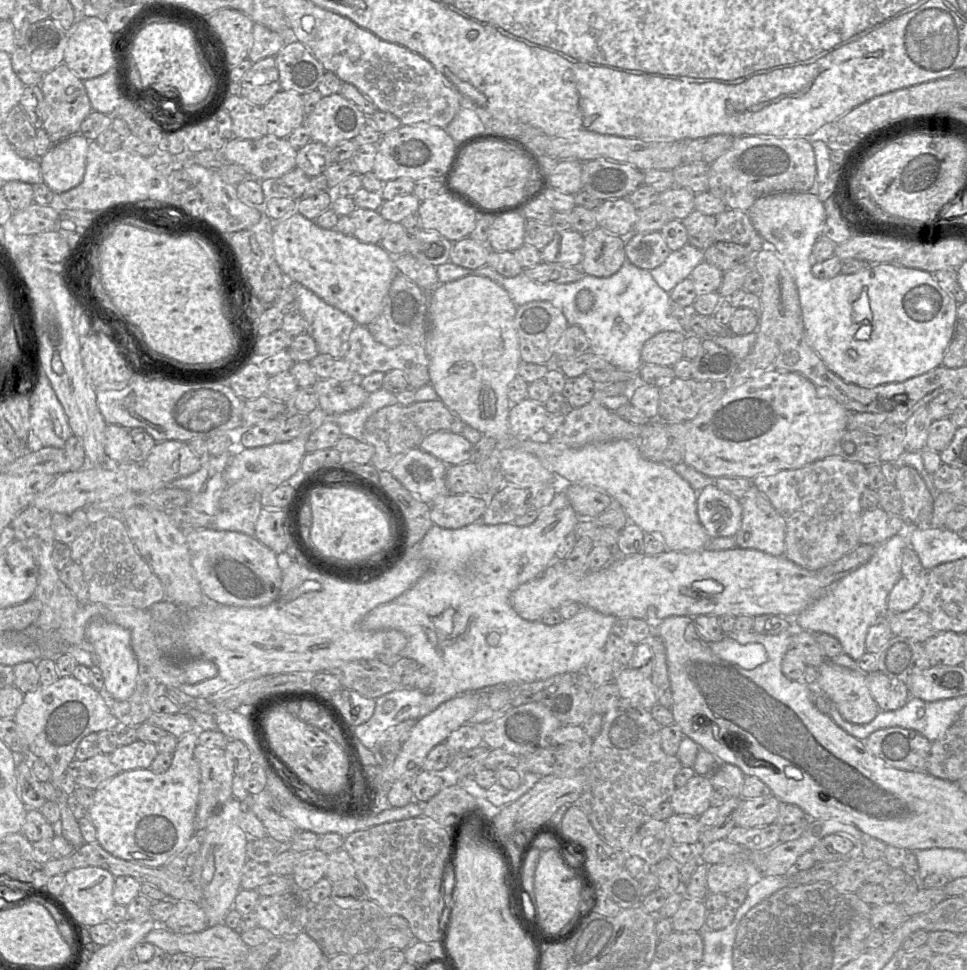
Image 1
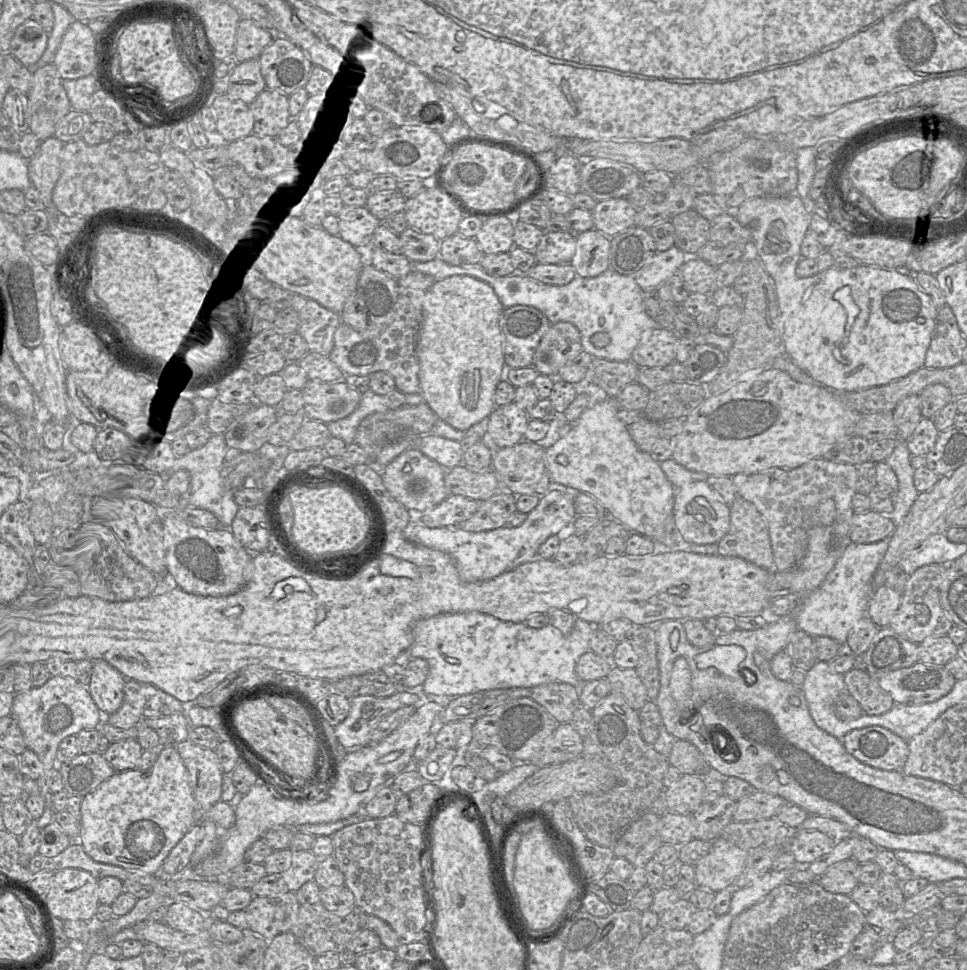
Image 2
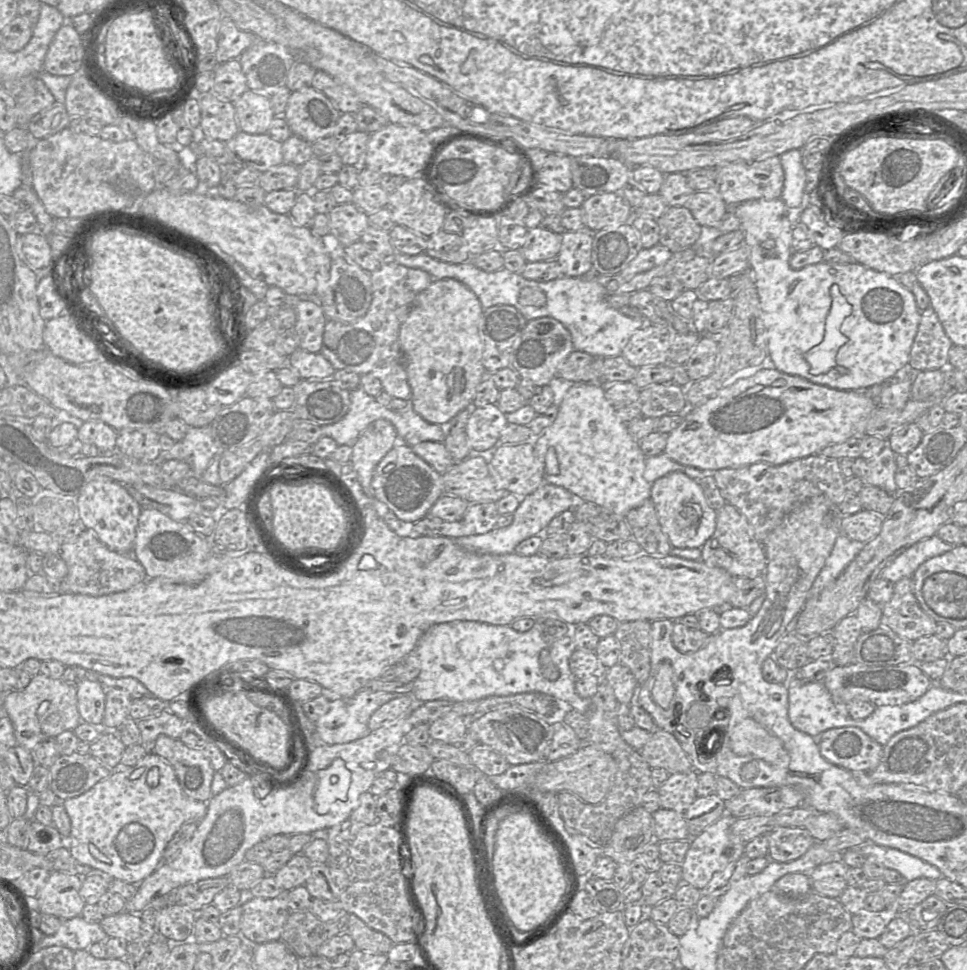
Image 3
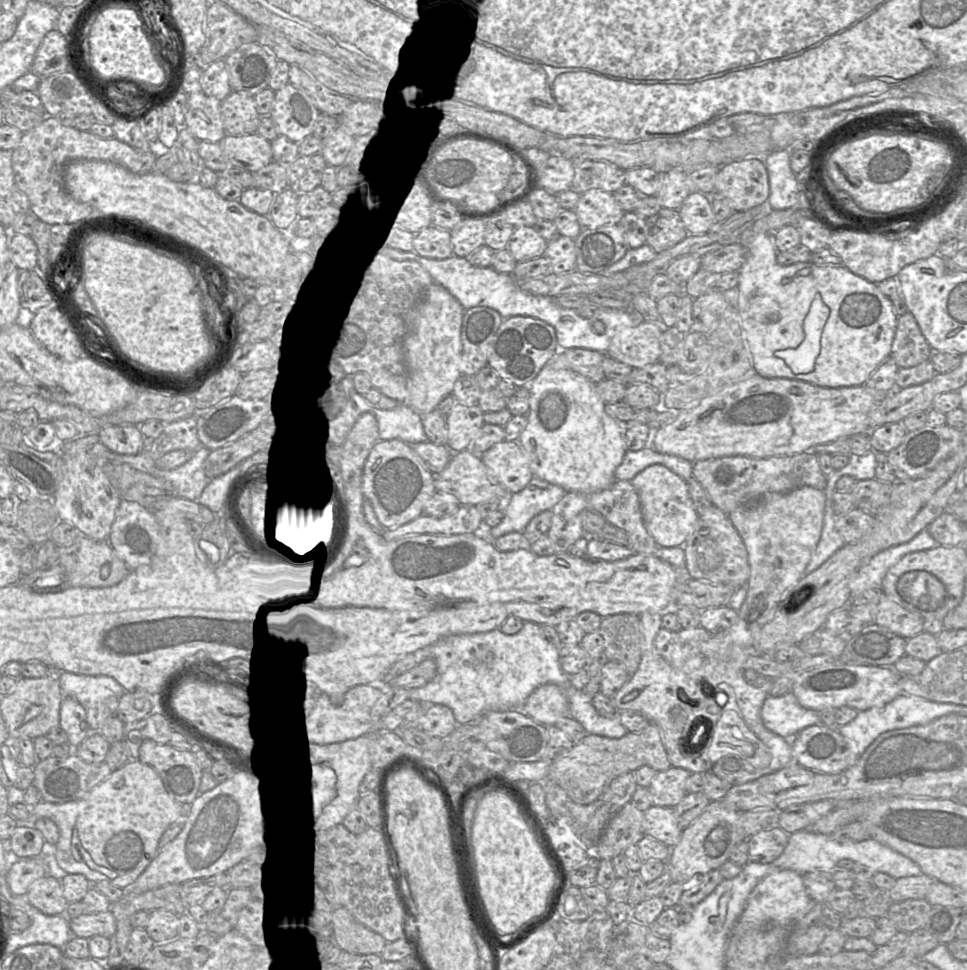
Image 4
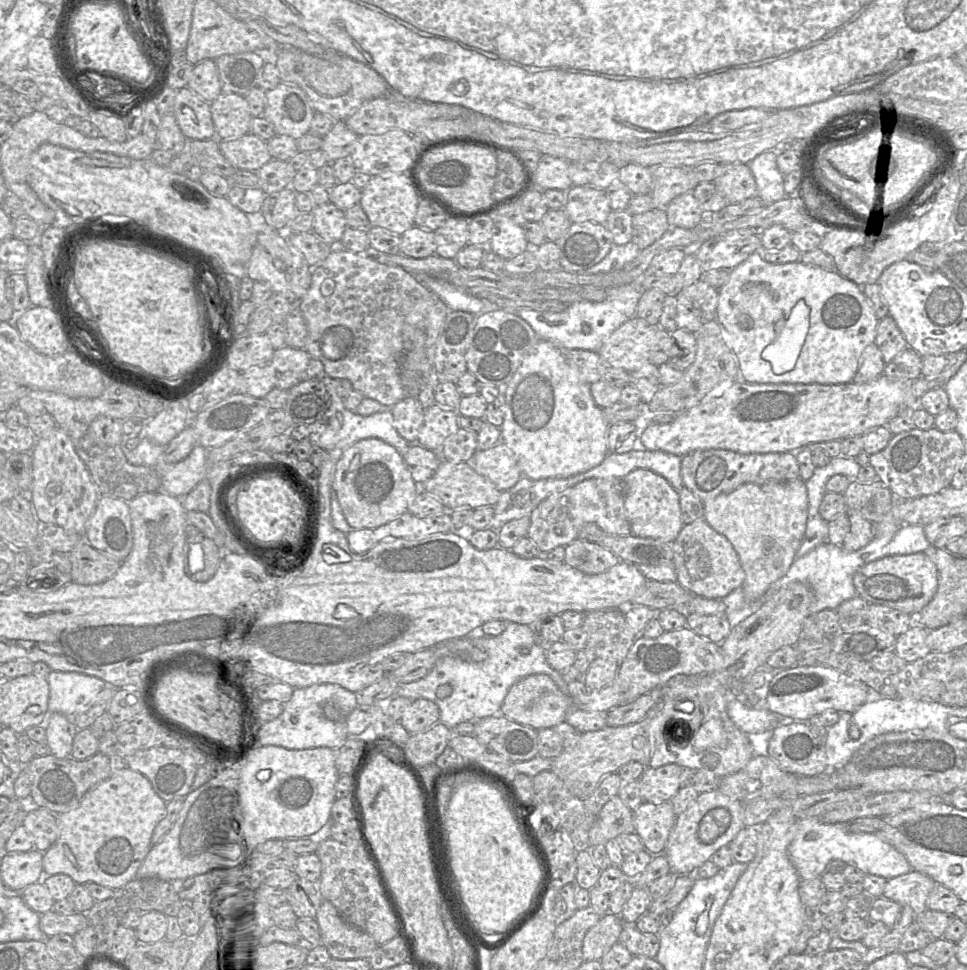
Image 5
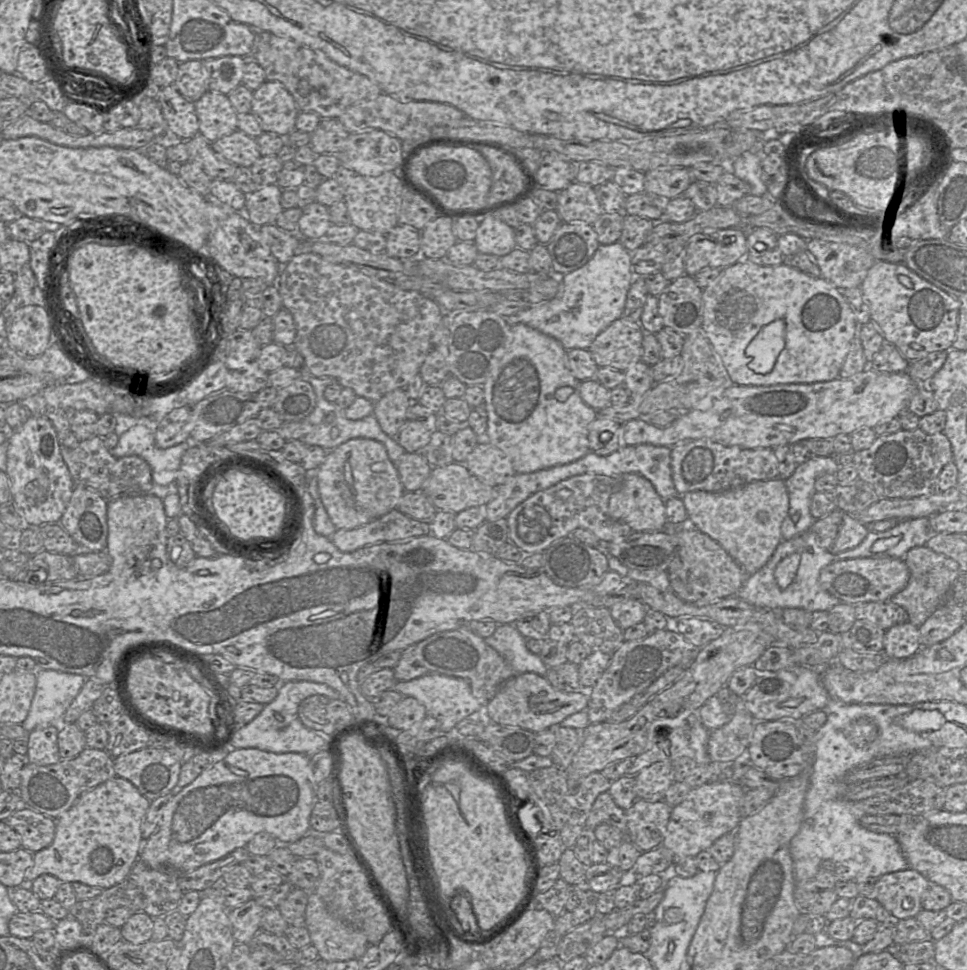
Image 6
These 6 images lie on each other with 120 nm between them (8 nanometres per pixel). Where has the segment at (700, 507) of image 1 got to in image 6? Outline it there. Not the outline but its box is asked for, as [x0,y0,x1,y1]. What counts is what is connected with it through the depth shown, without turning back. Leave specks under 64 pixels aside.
[609,473,668,531]

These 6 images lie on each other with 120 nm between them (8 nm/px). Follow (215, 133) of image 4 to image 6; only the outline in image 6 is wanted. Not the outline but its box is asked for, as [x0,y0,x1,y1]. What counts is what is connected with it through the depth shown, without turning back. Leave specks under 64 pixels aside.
[157,87,199,140]

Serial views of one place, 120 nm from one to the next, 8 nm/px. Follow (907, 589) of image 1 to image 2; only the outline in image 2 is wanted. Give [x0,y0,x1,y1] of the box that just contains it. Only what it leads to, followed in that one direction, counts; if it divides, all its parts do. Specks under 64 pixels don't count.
[866,586,902,628]

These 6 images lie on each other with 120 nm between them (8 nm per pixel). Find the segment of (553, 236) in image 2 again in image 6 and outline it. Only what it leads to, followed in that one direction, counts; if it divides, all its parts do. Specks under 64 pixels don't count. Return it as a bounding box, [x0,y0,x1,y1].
[473,214,517,257]

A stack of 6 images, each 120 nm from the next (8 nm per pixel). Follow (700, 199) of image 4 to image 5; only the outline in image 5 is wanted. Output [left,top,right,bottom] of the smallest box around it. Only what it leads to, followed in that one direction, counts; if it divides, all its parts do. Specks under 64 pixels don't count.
[664,192,706,229]

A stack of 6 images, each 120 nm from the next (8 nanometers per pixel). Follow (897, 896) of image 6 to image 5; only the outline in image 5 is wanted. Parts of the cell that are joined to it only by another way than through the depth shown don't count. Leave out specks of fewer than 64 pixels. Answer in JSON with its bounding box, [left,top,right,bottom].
[882,870,935,916]

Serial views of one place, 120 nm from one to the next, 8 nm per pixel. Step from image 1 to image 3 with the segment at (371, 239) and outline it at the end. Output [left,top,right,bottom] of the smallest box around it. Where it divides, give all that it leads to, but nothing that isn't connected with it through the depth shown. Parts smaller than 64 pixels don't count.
[327,203,369,247]

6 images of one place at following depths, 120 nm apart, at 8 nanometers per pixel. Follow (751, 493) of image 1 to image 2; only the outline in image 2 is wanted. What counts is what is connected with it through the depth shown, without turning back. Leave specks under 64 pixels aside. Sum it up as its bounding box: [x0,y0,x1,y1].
[717,497,776,572]

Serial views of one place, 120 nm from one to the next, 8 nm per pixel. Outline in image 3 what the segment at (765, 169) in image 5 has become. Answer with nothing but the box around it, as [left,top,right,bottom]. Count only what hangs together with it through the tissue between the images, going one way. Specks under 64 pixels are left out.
[780,149,806,211]

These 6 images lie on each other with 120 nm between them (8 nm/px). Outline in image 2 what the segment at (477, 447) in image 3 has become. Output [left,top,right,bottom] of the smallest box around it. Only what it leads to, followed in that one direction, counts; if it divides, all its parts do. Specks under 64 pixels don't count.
[483,402,530,452]

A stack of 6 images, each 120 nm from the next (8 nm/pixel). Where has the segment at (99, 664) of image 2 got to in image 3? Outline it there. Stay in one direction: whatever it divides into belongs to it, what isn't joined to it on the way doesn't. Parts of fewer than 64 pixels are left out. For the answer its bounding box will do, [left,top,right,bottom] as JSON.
[76,680,106,724]

